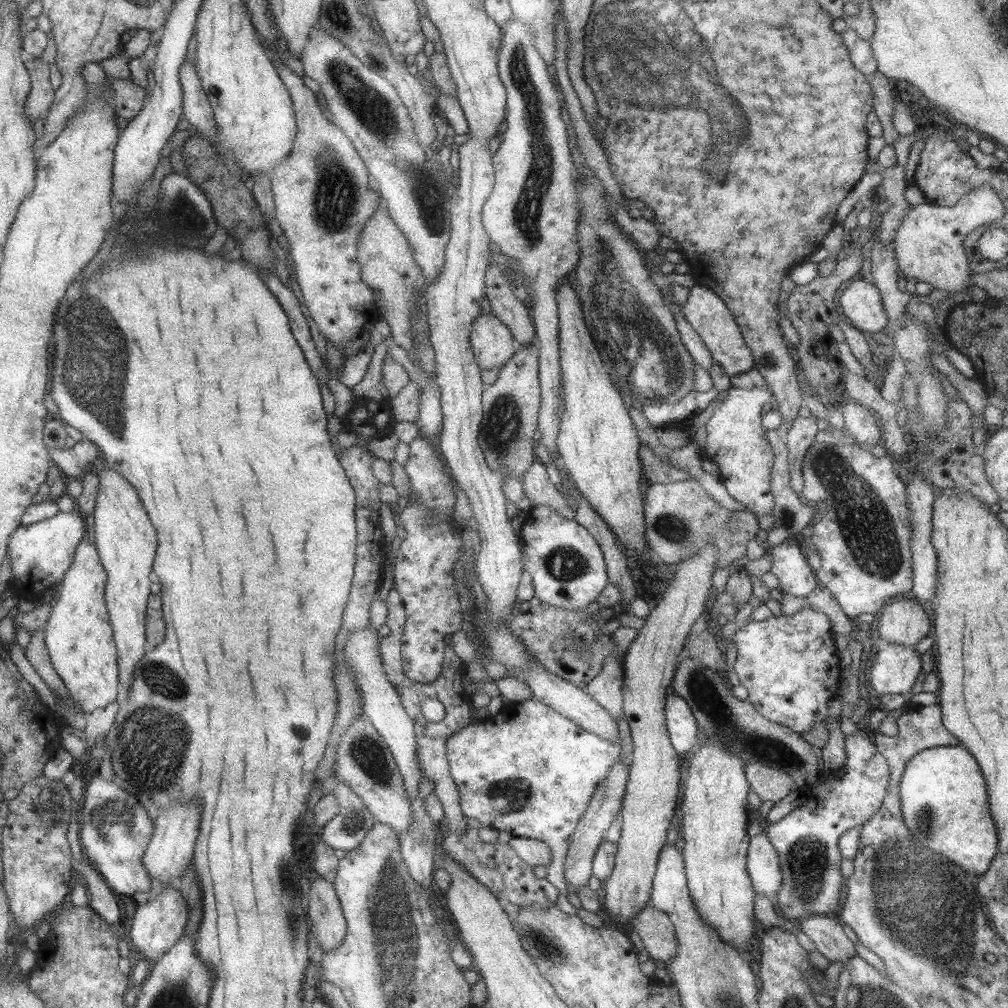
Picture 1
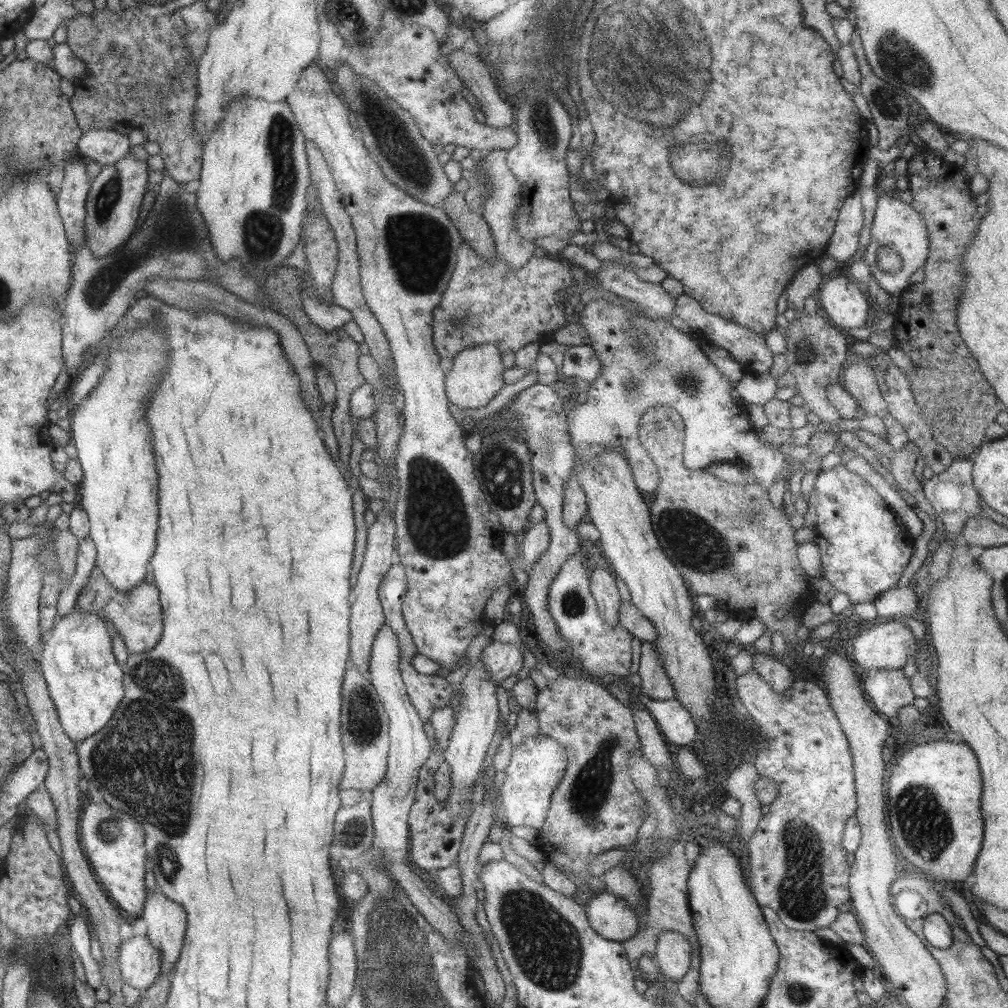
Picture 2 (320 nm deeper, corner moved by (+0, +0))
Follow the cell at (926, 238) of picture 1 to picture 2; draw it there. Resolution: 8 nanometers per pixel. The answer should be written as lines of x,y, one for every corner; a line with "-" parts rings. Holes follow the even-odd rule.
880,191
878,199
876,200
876,207
869,232
869,244
865,247
860,257
865,260
871,276
873,276
875,282
879,284
879,288
883,288
883,290
891,294
891,296
898,296
901,290
905,290
905,286
911,283
910,274
913,274
915,270
918,270
925,264
929,241
924,220
916,210
913,210
913,207
909,203
901,201
894,191
886,193
-
877,246
889,246
899,254
902,258
902,265
898,272
889,274
877,270
875,260
875,250
877,250

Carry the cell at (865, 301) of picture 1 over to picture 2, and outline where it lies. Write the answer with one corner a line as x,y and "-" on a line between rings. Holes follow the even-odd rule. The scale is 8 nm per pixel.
831,278
820,289
819,302
828,320
842,331
864,326
867,296
849,278

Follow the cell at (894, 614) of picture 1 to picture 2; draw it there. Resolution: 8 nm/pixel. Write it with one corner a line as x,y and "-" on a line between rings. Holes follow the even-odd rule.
894,620
885,624
873,626
866,631
859,632
852,639
854,661
865,669
873,670
897,670
901,669
905,662
913,661
918,648
917,641
911,635
909,627

